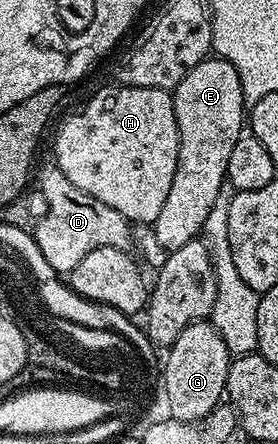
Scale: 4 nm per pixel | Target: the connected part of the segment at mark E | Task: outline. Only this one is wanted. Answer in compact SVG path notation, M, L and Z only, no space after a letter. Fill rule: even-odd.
M218 57L202 59L173 90L175 100L175 116L177 117L177 133L179 134L179 152L177 153L177 173L173 173L173 185L169 185L169 193L165 196L165 206L157 213L153 230L155 243L170 253L181 249L181 245L189 245L189 241L200 238L205 217L209 217L209 209L213 209L213 201L221 193L221 185L227 178L226 165L229 153L237 144L245 131L245 104L241 81L237 77L237 69L229 61Z

